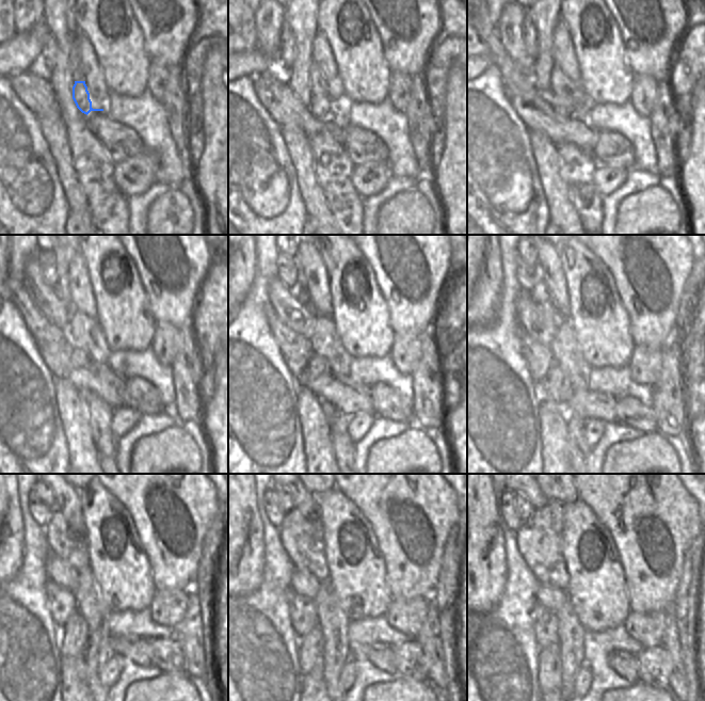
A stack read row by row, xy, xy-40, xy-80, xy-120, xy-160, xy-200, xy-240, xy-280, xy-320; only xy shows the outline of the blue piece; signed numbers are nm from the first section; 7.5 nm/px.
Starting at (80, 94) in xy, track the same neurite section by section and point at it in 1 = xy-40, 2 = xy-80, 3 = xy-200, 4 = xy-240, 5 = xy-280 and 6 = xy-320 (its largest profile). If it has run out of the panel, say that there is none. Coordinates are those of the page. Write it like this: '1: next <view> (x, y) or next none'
1: next xy-40 (322, 107)
2: next xy-80 (562, 112)
3: next xy-200 (555, 386)
4: next xy-240 (75, 640)
5: next xy-280 (310, 648)
6: next xy-320 (549, 657)

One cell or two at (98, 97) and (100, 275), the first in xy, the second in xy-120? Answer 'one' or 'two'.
two

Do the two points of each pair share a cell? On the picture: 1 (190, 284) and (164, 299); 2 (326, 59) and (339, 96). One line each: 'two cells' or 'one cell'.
1: one cell
2: one cell

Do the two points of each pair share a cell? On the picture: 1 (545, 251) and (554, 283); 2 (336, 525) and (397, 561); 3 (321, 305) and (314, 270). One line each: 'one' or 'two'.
1: one
2: two
3: one

